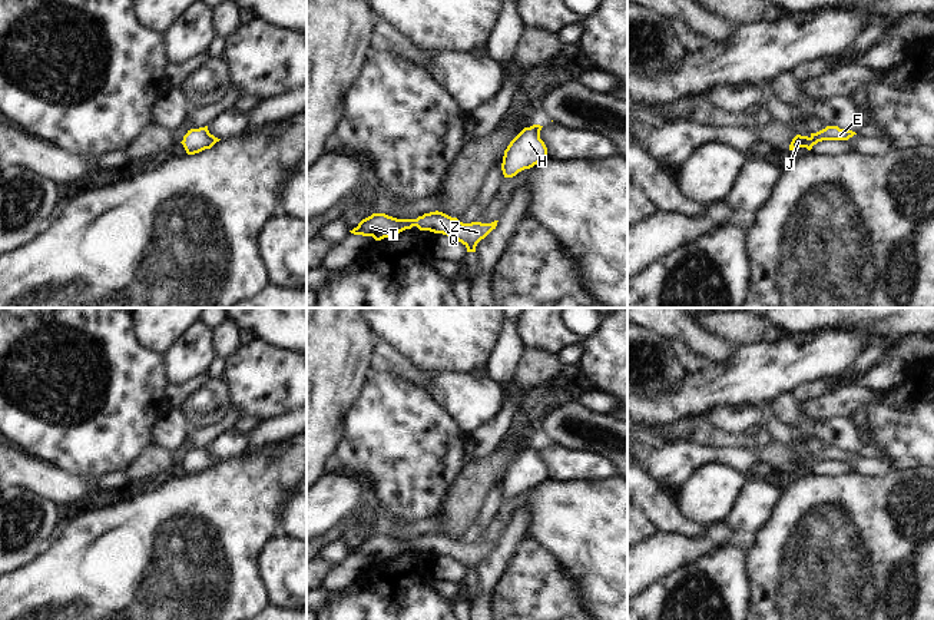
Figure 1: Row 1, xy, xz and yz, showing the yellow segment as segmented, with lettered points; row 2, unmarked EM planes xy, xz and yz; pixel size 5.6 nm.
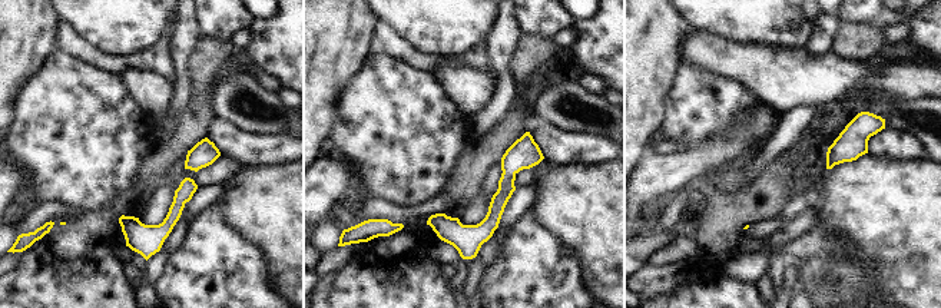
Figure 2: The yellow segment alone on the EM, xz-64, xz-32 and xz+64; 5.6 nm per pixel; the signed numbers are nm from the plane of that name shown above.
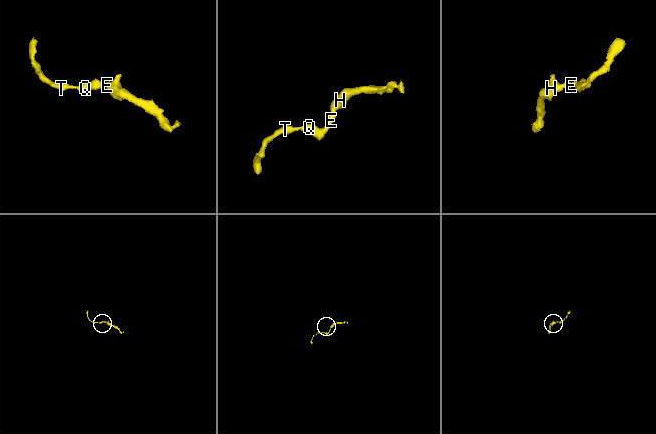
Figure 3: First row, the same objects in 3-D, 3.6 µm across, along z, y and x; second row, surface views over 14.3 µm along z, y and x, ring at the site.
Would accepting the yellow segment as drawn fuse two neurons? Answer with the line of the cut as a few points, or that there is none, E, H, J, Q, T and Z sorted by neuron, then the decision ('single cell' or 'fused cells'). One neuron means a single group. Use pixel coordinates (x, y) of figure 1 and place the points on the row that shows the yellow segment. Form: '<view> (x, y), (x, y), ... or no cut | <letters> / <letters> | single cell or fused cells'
no cut | E H J Q T Z | single cell

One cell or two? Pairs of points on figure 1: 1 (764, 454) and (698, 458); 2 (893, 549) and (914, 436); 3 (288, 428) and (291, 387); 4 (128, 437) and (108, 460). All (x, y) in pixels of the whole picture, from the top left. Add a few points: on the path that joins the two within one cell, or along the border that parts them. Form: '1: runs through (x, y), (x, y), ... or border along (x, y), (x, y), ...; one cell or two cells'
1: border along (751, 450), (758, 460); two cells
2: border along (918, 466), (896, 471); two cells
3: border along (291, 410), (262, 421); two cells
4: runs through (122, 443), (111, 454); one cell

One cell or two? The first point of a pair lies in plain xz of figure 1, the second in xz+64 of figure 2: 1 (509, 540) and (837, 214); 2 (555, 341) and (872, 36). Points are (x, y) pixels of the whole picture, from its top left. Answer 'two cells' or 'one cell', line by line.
1: two cells
2: two cells

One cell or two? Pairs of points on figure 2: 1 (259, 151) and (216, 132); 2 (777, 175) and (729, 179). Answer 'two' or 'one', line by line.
1: one
2: two

